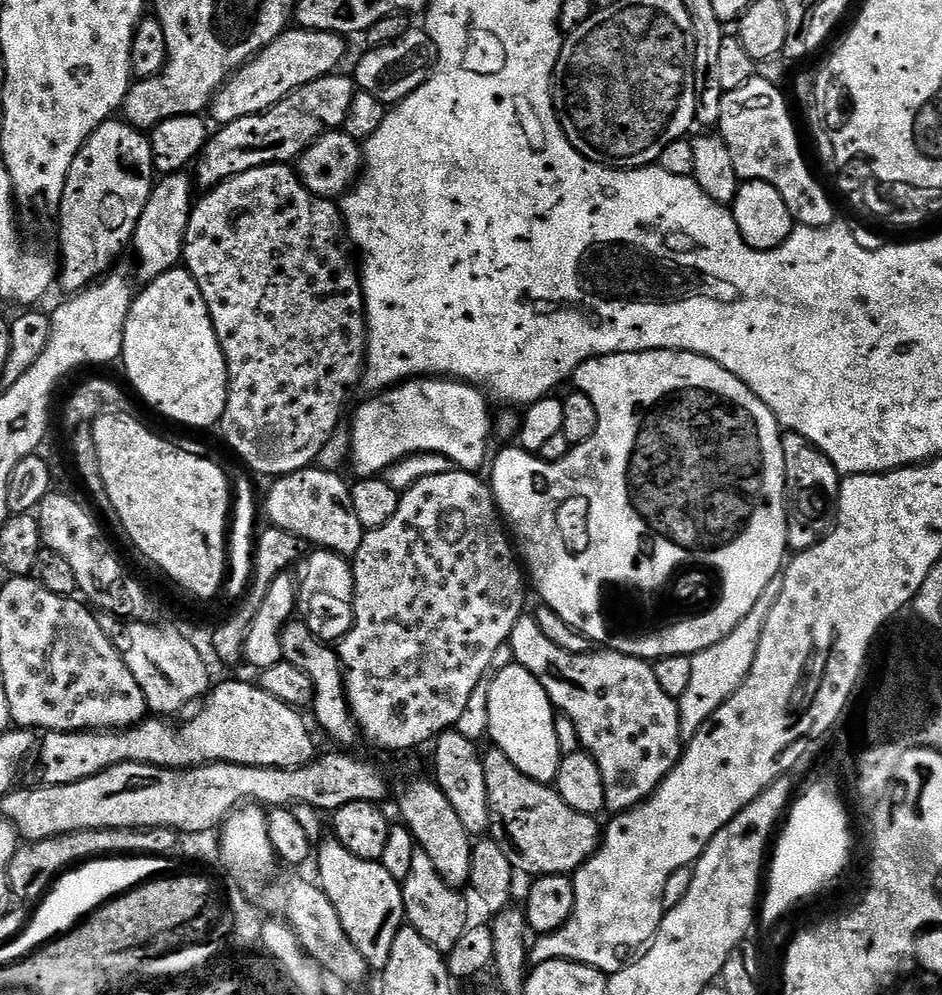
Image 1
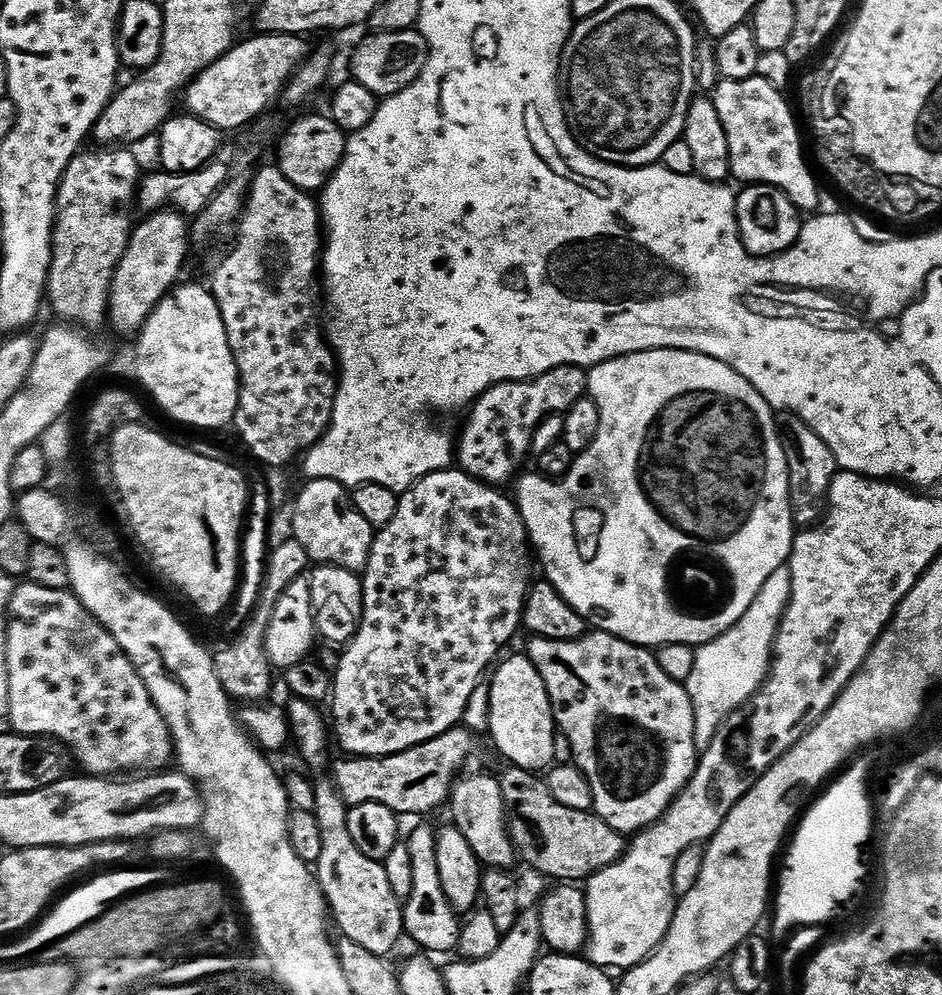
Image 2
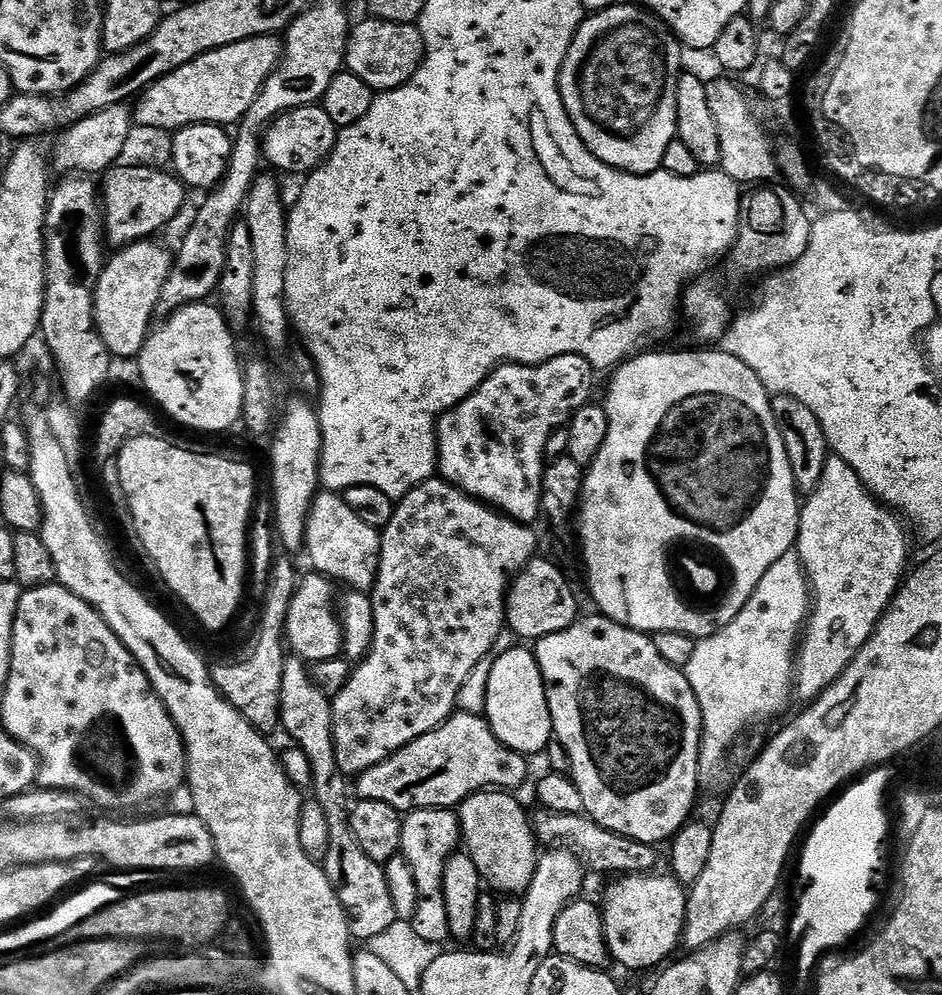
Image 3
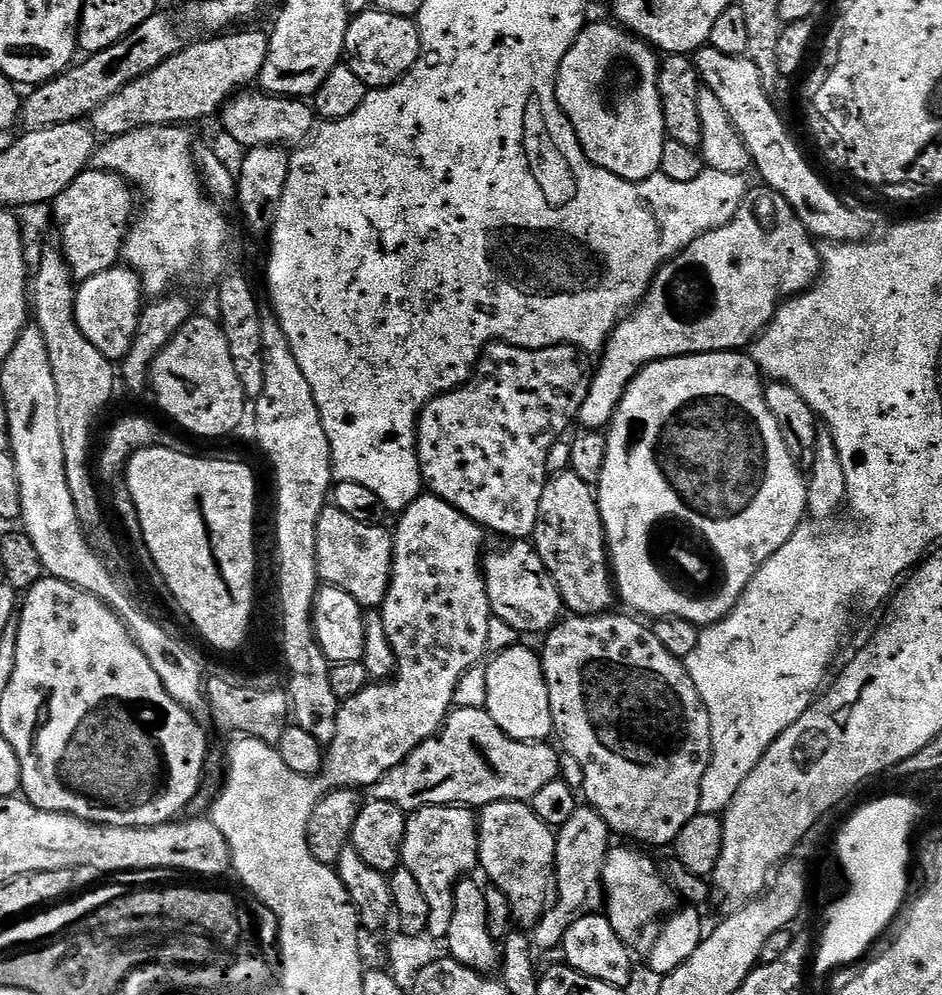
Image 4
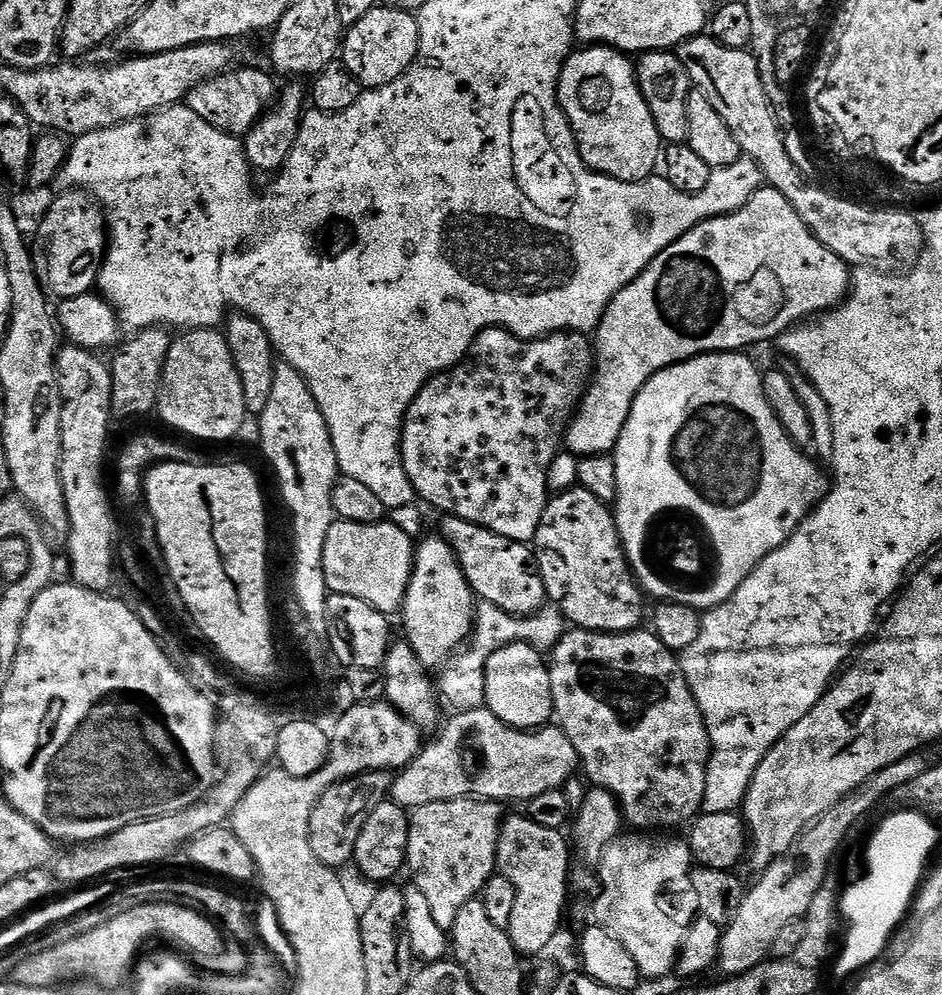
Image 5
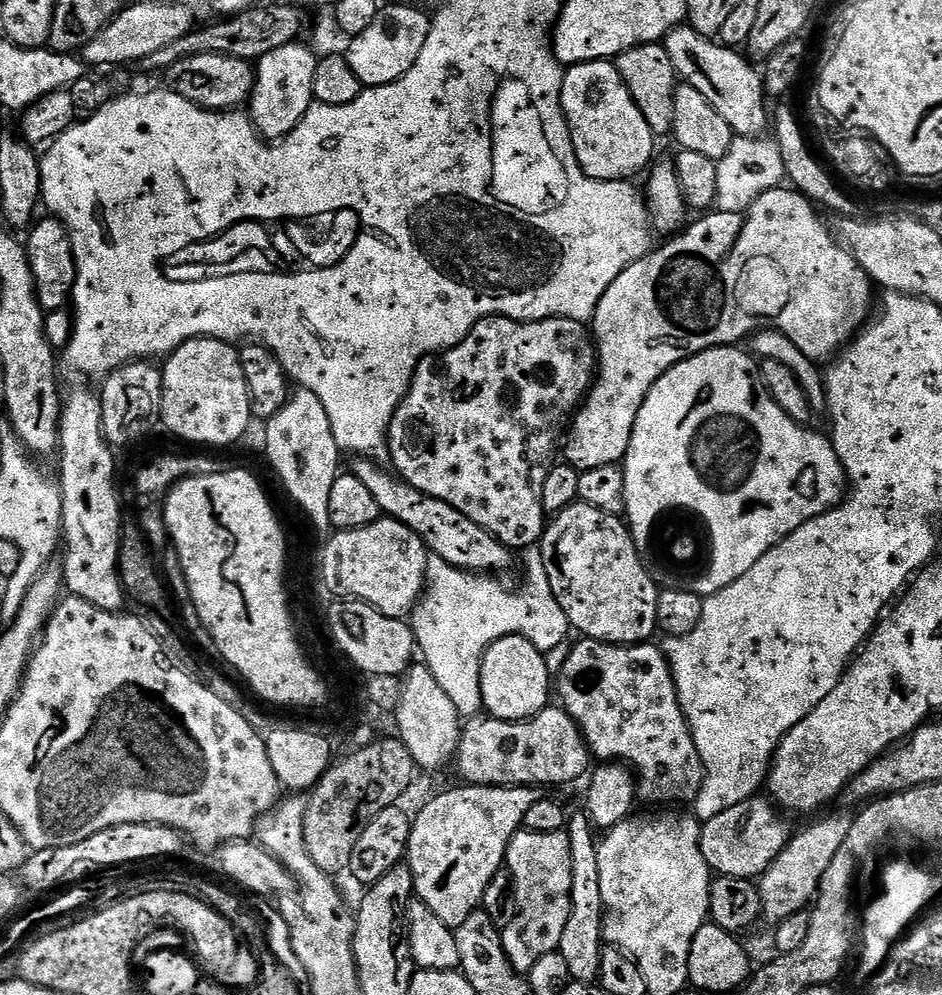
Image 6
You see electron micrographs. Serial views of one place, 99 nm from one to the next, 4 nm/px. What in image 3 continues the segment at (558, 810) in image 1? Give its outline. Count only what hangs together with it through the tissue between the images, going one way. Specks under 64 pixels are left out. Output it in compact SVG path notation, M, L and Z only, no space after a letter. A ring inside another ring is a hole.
M545 810L537 811L534 816L536 839L544 846L563 846L577 853L584 862L584 867L592 872L616 872L620 876L642 876L657 871L657 849L651 844L634 842L622 834L614 834L598 826L587 815L554 814ZM538 813L538 814L537 814Z

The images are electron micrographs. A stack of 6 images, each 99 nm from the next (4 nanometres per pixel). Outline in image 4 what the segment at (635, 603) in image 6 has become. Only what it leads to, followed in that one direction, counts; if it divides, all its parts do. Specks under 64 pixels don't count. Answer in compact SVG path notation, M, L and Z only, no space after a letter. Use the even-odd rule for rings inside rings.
M571 470L555 473L549 479L546 490L542 490L542 502L538 505L538 522L534 537L536 553L542 558L546 570L554 578L565 609L577 616L603 616L618 597L610 571L608 549L604 539L604 523L600 517L600 503L596 500L593 485L582 482Z

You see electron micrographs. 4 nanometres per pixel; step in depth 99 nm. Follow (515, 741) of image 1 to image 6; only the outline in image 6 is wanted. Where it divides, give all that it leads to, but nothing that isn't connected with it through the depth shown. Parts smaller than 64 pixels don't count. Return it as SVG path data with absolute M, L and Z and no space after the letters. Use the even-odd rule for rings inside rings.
M507 636L489 646L480 662L480 685L487 715L497 720L531 720L549 707L548 664L544 660L547 660L545 653L538 651L525 636Z

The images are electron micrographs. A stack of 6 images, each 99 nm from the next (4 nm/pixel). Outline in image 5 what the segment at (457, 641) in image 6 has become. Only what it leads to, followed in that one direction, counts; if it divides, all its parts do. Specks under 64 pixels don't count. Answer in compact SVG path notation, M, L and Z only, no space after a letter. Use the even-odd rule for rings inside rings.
M493 604L477 607L470 647L461 651L455 658L449 659L448 663L439 669L438 692L443 703L447 707L449 704L456 712L469 712L485 707L484 671L486 662L494 653L505 648L507 644L531 644L540 650L551 650L564 637L565 631L564 615L555 606L545 606L532 616L522 617L506 614L506 610L498 610L498 606Z

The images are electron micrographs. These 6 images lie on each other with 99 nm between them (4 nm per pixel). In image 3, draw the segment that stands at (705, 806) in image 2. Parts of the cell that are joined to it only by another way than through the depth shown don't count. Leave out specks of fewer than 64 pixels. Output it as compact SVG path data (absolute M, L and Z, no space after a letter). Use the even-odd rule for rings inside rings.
M671 874L660 875L620 876L613 879L616 881L602 899L609 955L622 967L633 968L636 972L667 965L677 955L676 947L681 947L684 926L688 923L685 885L677 882Z

